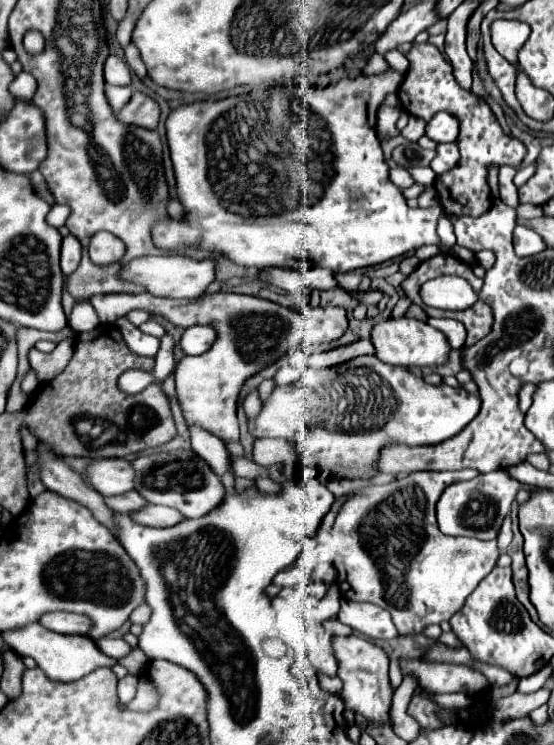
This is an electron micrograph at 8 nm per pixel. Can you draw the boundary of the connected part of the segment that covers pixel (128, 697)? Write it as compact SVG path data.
M126 675L124 679L120 679L120 683L118 683L118 699L120 699L122 705L128 705L134 699L136 683L138 683L136 675Z

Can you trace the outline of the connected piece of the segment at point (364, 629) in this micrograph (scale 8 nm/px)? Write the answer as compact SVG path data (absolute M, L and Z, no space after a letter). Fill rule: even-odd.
M340 599L338 619L352 627L354 631L370 639L392 639L398 637L398 631L392 623L392 617L386 609L372 603L358 603L350 599Z

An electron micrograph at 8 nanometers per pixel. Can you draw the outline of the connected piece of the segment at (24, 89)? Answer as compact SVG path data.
M22 71L10 85L10 93L16 97L16 99L26 99L30 101L34 97L34 91L36 91L36 83L34 83L34 77L26 71Z

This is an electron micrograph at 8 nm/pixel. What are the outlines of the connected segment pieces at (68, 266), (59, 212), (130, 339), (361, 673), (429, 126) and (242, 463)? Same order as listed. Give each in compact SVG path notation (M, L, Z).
M74 235L64 237L64 241L62 241L62 261L60 261L64 275L70 275L78 267L80 255L82 255L80 241Z
M54 205L46 217L46 221L52 225L52 227L62 227L66 217L70 215L70 209L66 205Z
M124 317L118 319L116 325L120 327L120 331L124 335L124 341L130 347L130 351L134 351L138 355L146 355L146 357L154 357L158 353L158 347L160 347L160 339L158 337L144 335L138 327L128 323Z
M358 635L332 639L332 649L340 661L338 677L344 683L340 697L344 699L346 707L360 713L366 721L374 721L378 725L390 727L392 725L390 711L392 711L394 687L392 687L390 677L388 677L388 655L386 655L386 651L376 647L374 643L370 643L366 639L360 639Z
M436 113L426 123L426 137L436 143L450 143L458 137L458 121L450 113Z
M232 457L232 471L234 471L234 475L248 477L248 479L256 479L260 475L266 477L266 469L256 465L254 461L250 461L246 457Z

